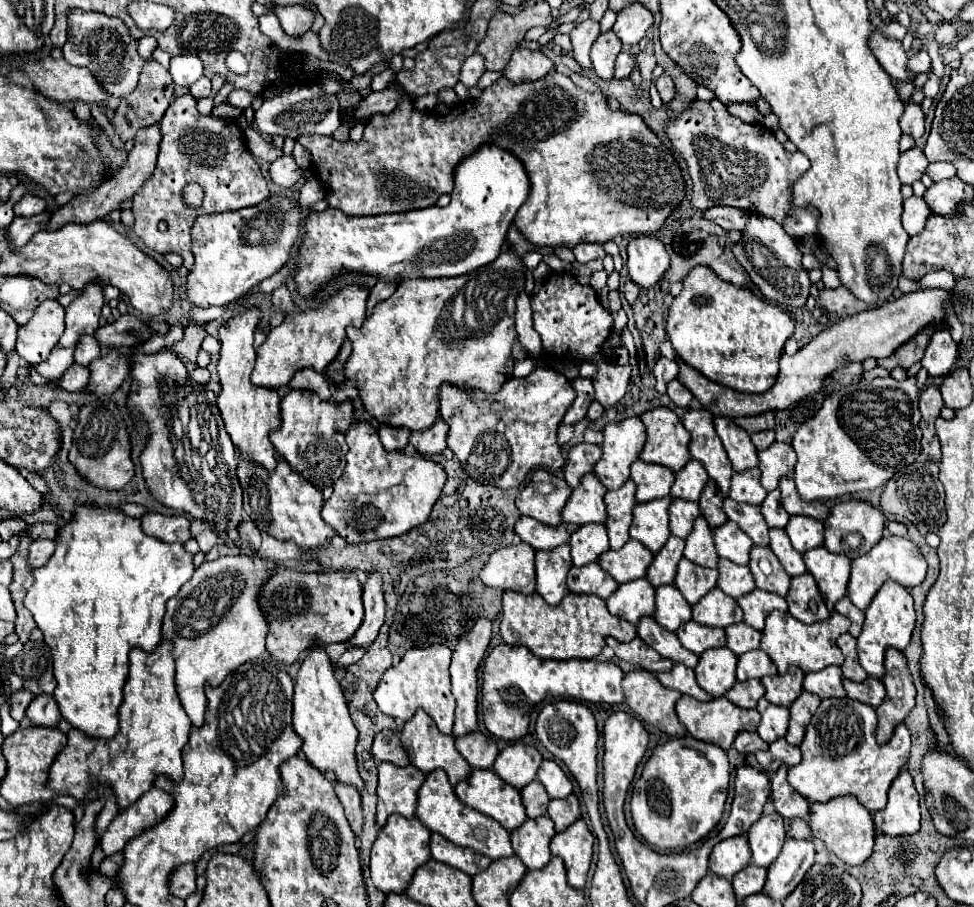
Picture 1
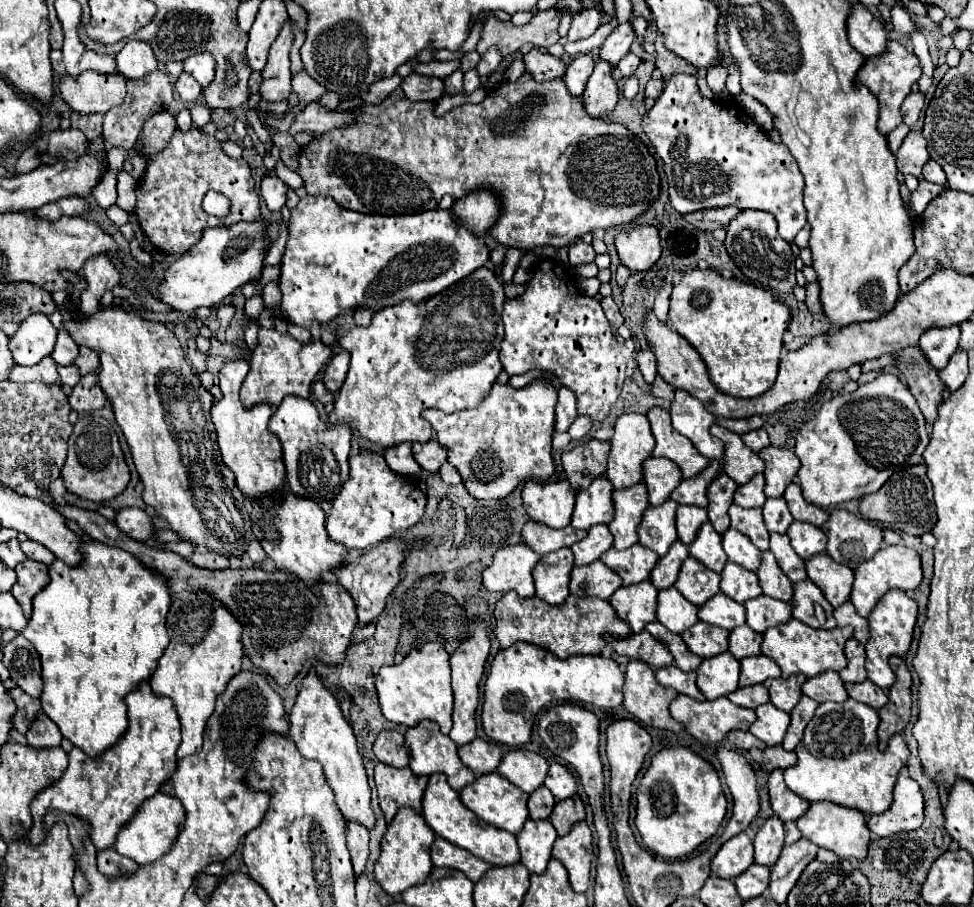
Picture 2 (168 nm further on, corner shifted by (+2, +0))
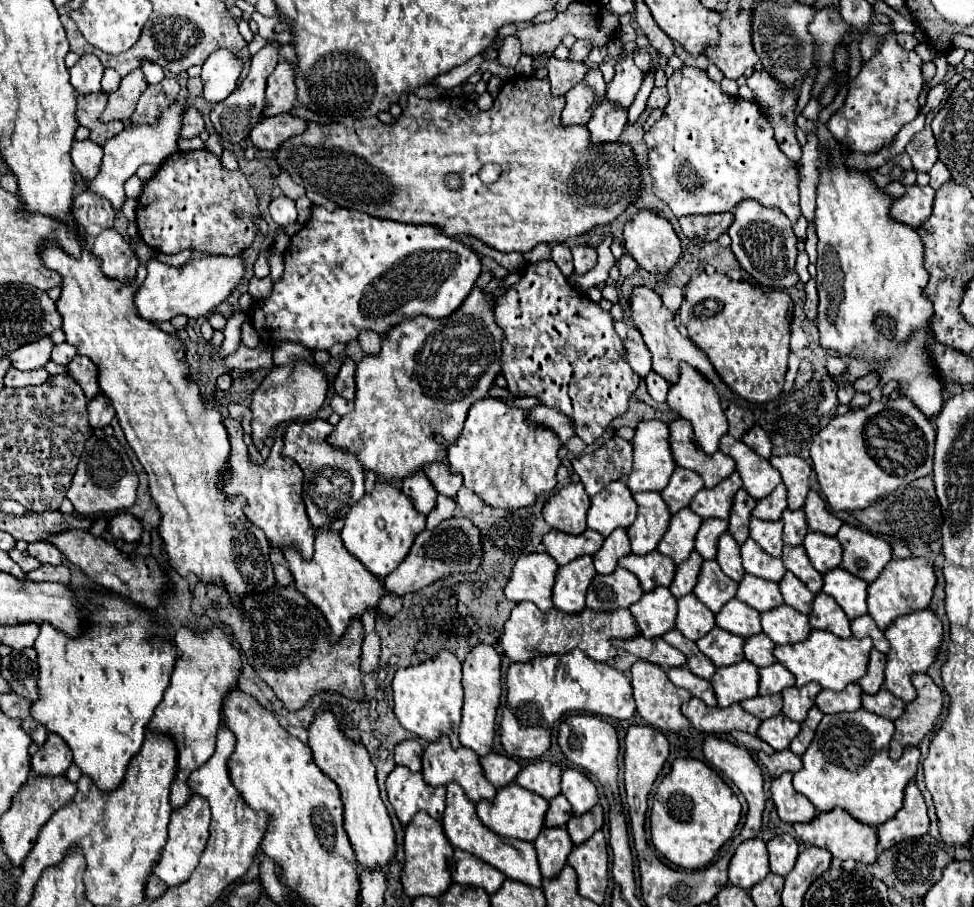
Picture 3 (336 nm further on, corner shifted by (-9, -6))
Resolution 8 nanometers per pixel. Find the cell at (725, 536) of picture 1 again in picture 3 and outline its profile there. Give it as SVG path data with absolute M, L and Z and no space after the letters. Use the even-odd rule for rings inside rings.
M747 538L741 544L741 558L743 558L745 572L749 572L753 576L779 582L785 574L785 566L783 566L781 558L773 558L767 552L763 552L751 538Z

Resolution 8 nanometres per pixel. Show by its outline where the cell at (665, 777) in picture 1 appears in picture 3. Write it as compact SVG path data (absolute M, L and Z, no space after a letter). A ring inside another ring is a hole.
M677 758L653 796L651 840L677 868L699 870L707 866L719 848L733 836L739 818L741 802L717 772L701 760Z

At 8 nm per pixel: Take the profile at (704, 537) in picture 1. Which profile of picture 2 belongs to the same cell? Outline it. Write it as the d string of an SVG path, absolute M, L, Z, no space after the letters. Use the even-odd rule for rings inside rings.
M706 522L706 524L700 528L696 540L694 540L688 548L690 548L690 556L694 556L694 558L700 560L706 568L710 568L710 570L714 570L714 572L718 572L718 574L722 572L722 568L724 568L726 562L728 562L728 558L726 558L726 554L724 554L724 550L722 550L722 538L720 538L720 534L712 528L710 522Z

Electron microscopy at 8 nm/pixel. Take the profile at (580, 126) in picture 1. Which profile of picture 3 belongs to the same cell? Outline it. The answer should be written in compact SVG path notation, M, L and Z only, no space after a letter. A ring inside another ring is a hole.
M515 76L505 82L493 108L487 112L479 110L465 96L423 100L411 94L405 110L393 124L383 124L377 116L345 118L335 124L309 122L307 132L287 140L275 158L293 182L331 198L341 208L361 210L395 222L435 224L449 236L469 234L499 252L525 254L541 242L567 242L595 226L611 224L639 198L641 166L631 144L591 144L591 132L585 124L561 124L563 108L565 96L551 96L549 80L531 76ZM489 162L501 166L501 176L493 184L483 184L479 170ZM447 174L457 174L461 188L451 190L445 184Z

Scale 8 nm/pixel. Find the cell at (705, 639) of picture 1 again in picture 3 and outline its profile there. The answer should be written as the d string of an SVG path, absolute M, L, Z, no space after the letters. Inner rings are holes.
M713 628L709 634L697 640L699 650L711 658L711 662L719 666L731 666L743 660L743 644L745 638L739 638L737 634L731 634L721 628Z

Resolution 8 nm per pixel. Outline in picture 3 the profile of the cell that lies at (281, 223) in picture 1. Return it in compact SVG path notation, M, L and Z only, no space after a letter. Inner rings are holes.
M241 254L193 258L179 268L161 264L159 260L149 260L145 266L149 274L139 286L135 306L139 310L139 316L151 322L171 320L177 314L183 314L187 318L209 316L221 302L231 296L231 292L241 284L245 276L245 260Z

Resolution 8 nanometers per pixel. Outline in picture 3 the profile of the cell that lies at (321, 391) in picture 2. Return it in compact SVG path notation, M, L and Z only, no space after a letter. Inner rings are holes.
M333 396L331 398L331 408L333 408L333 412L337 412L339 416L345 416L347 412L351 412L351 408L353 408L353 402L349 402L349 400L345 400L343 396Z

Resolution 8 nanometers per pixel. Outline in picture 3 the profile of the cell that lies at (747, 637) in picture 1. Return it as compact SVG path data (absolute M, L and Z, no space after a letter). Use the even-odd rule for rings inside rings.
M755 634L745 640L743 650L745 650L745 658L751 664L755 664L757 668L763 668L763 666L771 666L775 662L773 648L775 648L775 644L771 642L771 638L767 638L765 634Z

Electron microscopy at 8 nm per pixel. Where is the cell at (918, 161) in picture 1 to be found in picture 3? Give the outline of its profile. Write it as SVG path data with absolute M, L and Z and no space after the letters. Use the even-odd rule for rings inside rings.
M925 126L923 132L915 134L911 138L911 142L907 144L905 152L909 154L915 172L929 172L933 168L933 164L937 162L937 146L935 146L931 128Z

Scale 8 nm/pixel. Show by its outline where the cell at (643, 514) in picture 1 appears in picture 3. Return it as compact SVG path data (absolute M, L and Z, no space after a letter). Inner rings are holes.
M689 508L679 510L671 516L667 532L661 538L657 550L661 554L667 554L675 564L681 564L683 560L687 560L687 554L691 554L695 546L695 534L699 530L699 524L701 518L695 516L695 512L691 512Z

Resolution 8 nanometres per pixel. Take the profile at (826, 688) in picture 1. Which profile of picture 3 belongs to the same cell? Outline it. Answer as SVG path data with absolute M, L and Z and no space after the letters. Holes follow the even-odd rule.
M847 684L841 692L833 690L821 690L817 694L815 704L825 714L835 712L855 712L861 708L861 688L859 684Z

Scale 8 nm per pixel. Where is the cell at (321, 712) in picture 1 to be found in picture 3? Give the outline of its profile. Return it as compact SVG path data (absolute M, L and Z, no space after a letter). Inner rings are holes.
M323 710L315 716L309 730L309 748L313 752L315 764L339 786L341 800L345 808L345 830L357 854L361 866L381 866L387 868L389 860L395 856L395 832L387 808L379 796L379 786L375 778L375 766L369 760L367 748L349 740L339 726L339 720Z

